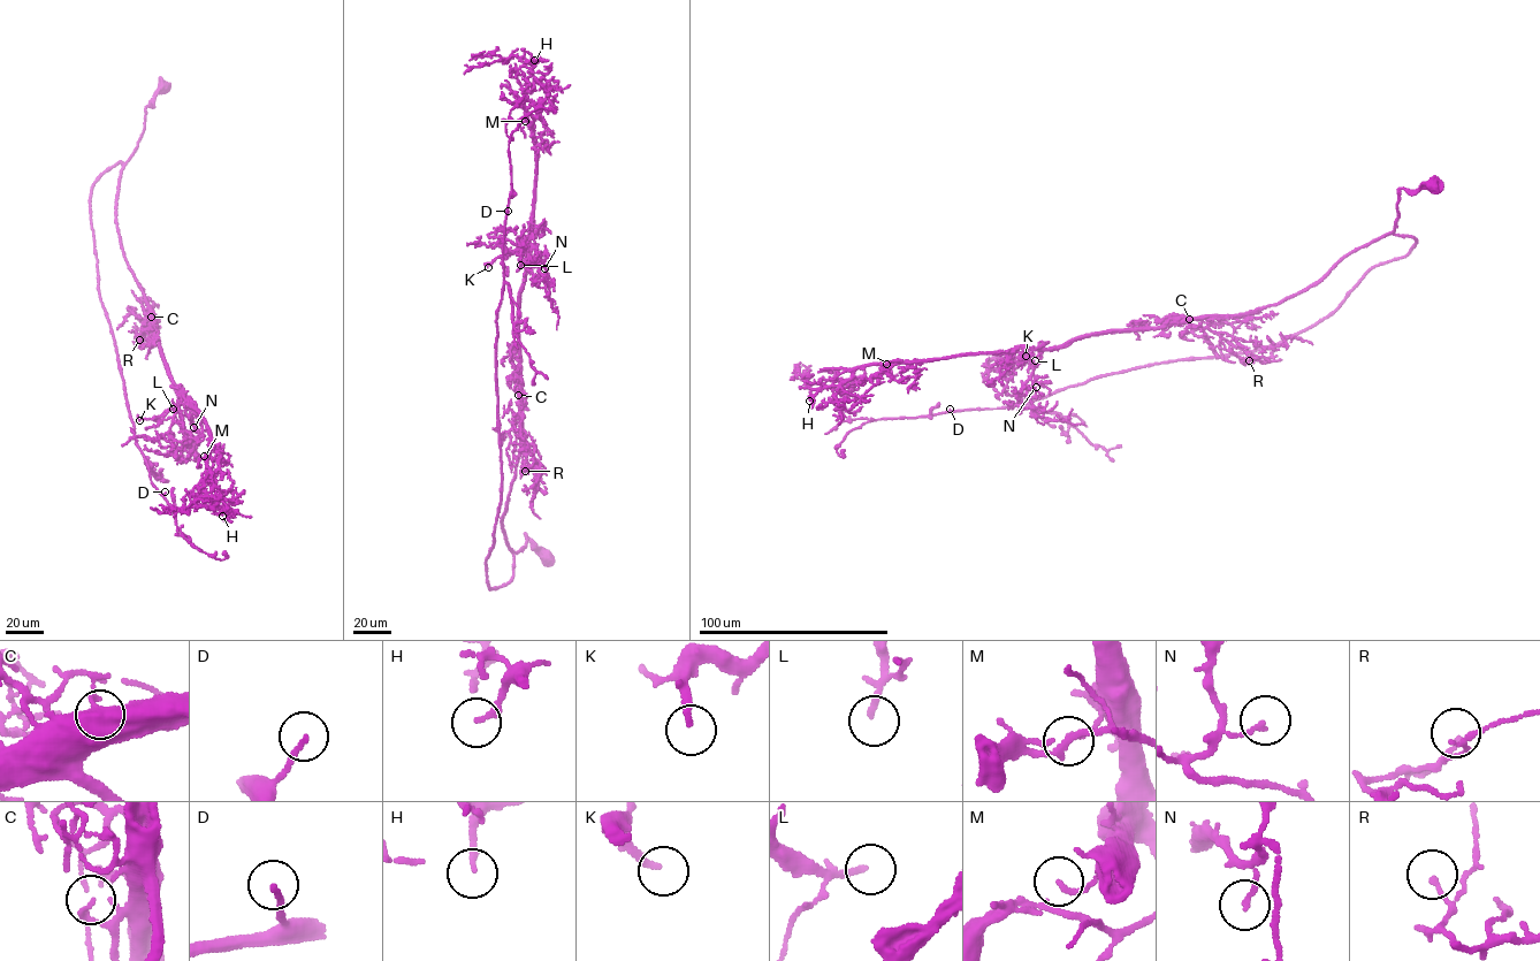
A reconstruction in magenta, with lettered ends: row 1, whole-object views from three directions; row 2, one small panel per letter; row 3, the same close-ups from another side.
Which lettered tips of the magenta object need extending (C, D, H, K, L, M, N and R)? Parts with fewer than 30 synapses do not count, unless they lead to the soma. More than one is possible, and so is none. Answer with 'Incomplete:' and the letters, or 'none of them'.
Incomplete: L

